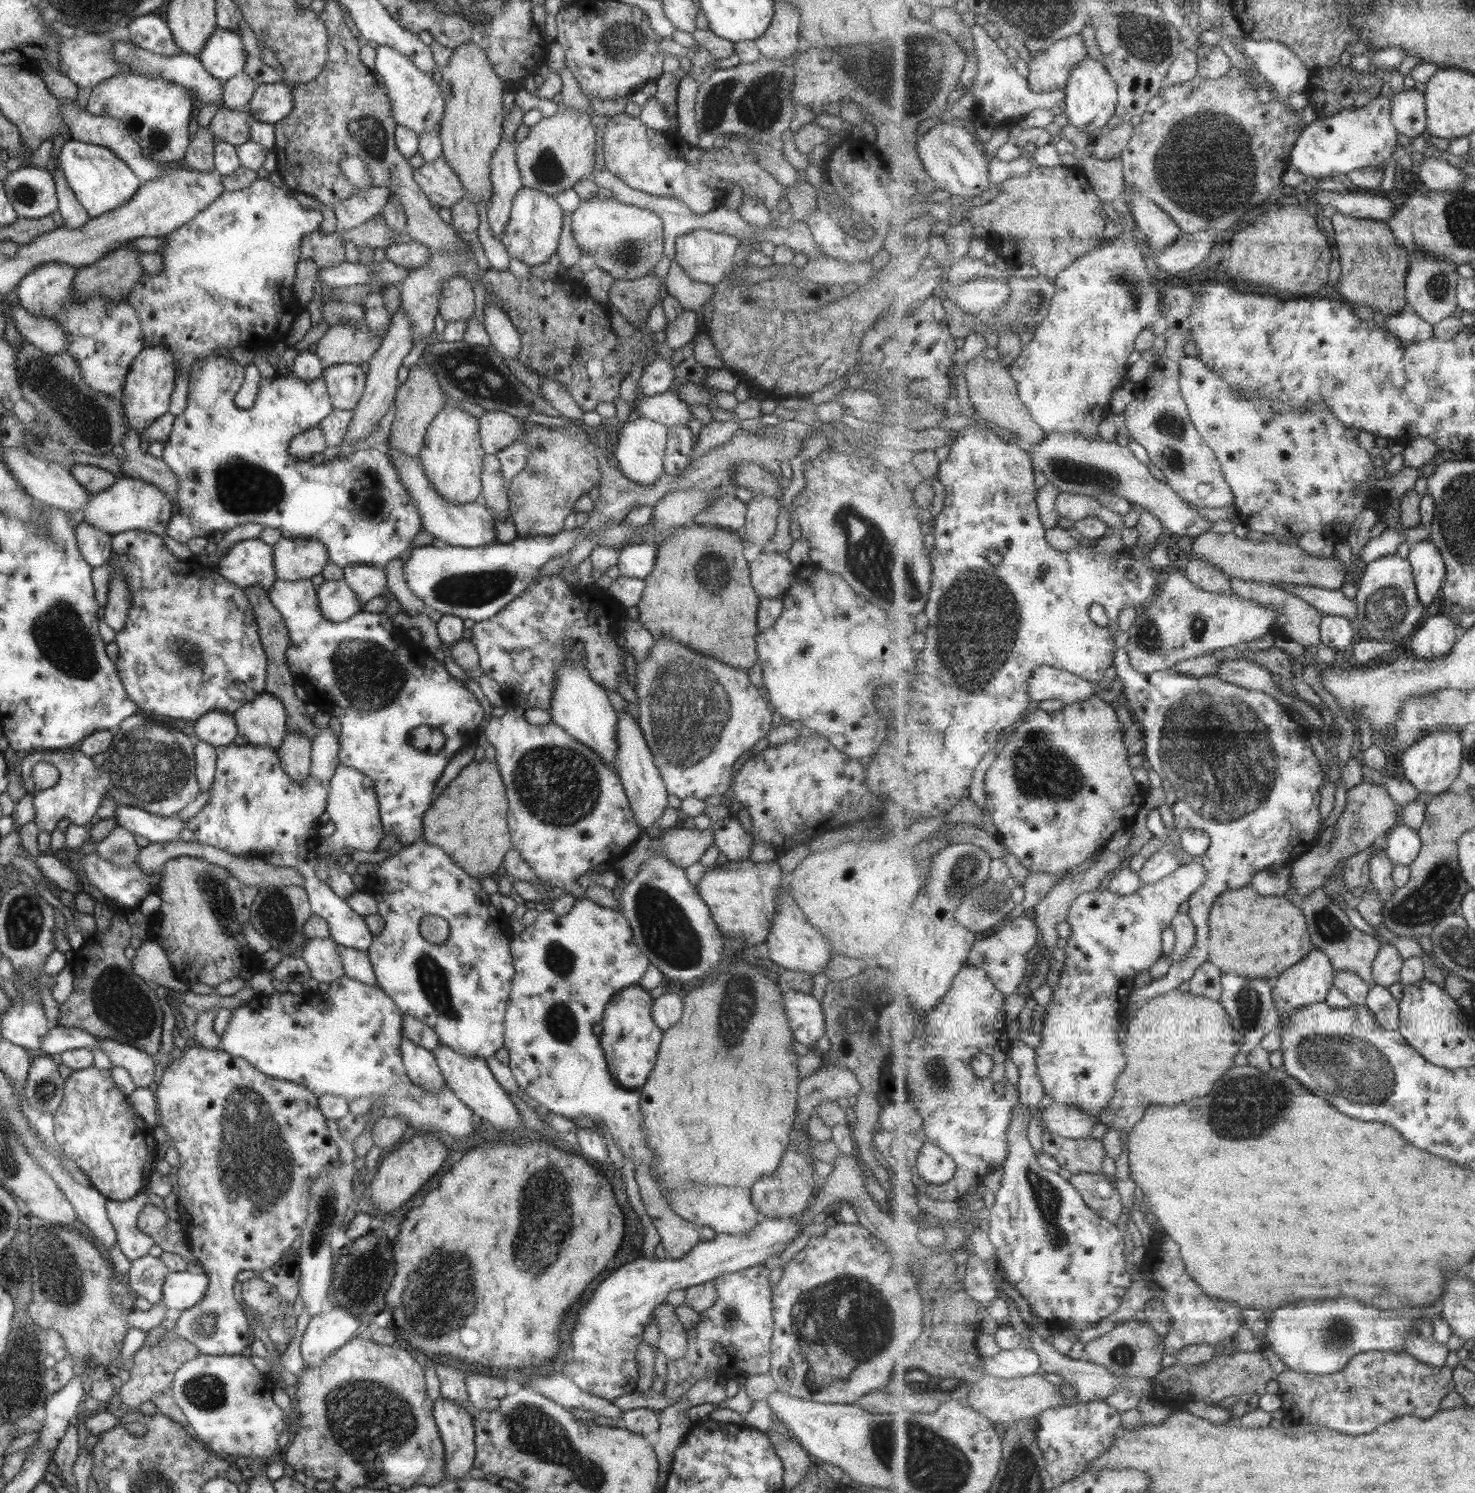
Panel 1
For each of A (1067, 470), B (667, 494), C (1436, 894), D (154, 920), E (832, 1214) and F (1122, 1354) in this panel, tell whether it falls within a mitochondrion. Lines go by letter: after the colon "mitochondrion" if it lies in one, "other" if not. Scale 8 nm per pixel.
A: mitochondrion
B: other
C: mitochondrion
D: other
E: other
F: mitochondrion

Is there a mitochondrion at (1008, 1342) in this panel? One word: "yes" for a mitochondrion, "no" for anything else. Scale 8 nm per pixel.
no

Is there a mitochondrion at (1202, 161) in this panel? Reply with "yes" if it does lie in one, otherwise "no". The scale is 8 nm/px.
yes

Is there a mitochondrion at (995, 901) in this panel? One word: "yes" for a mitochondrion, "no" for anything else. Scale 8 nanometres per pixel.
yes

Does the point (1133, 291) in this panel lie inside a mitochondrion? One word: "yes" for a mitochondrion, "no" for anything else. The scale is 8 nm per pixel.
yes

